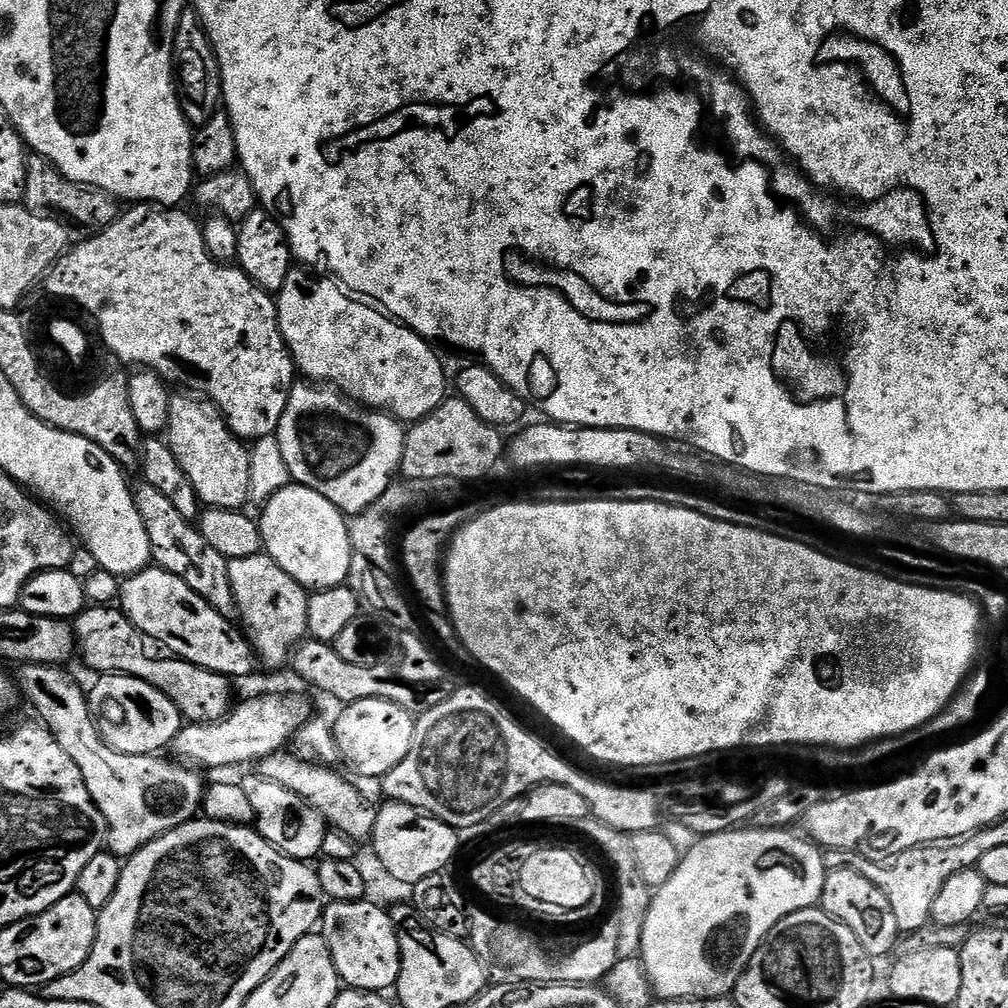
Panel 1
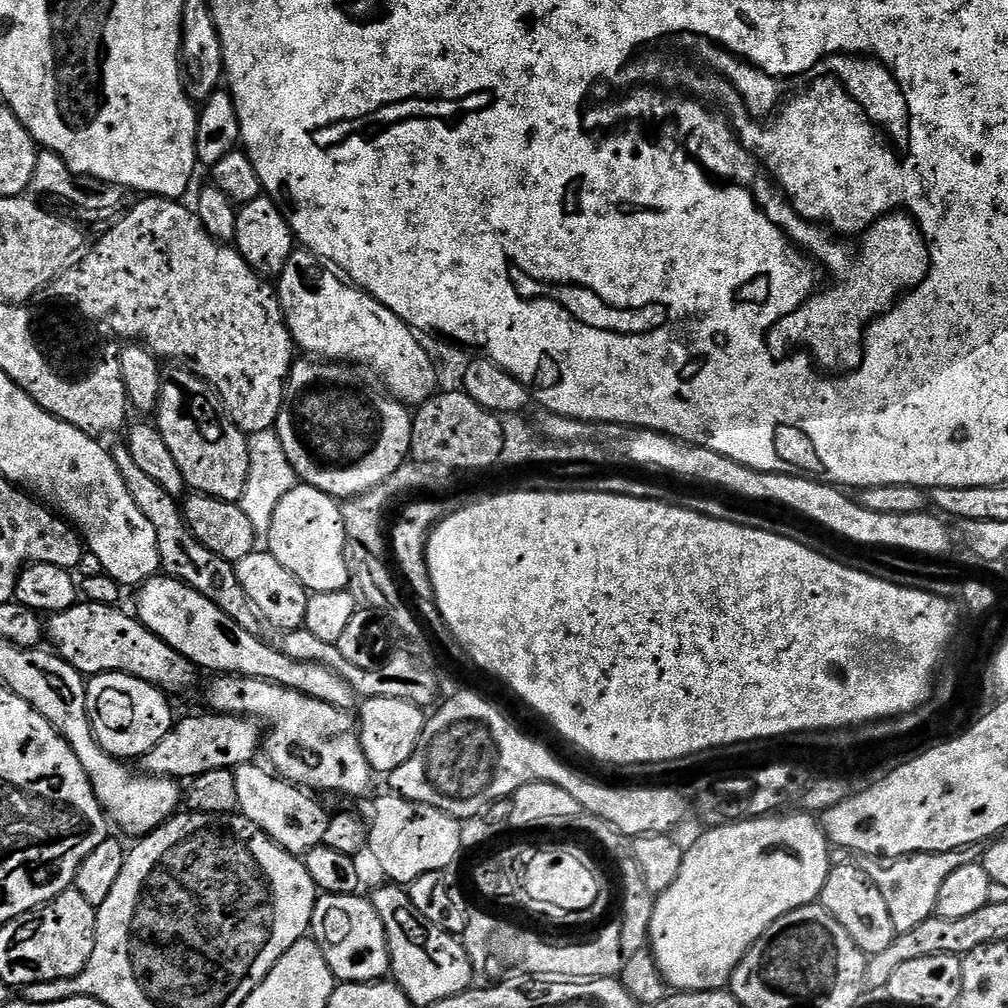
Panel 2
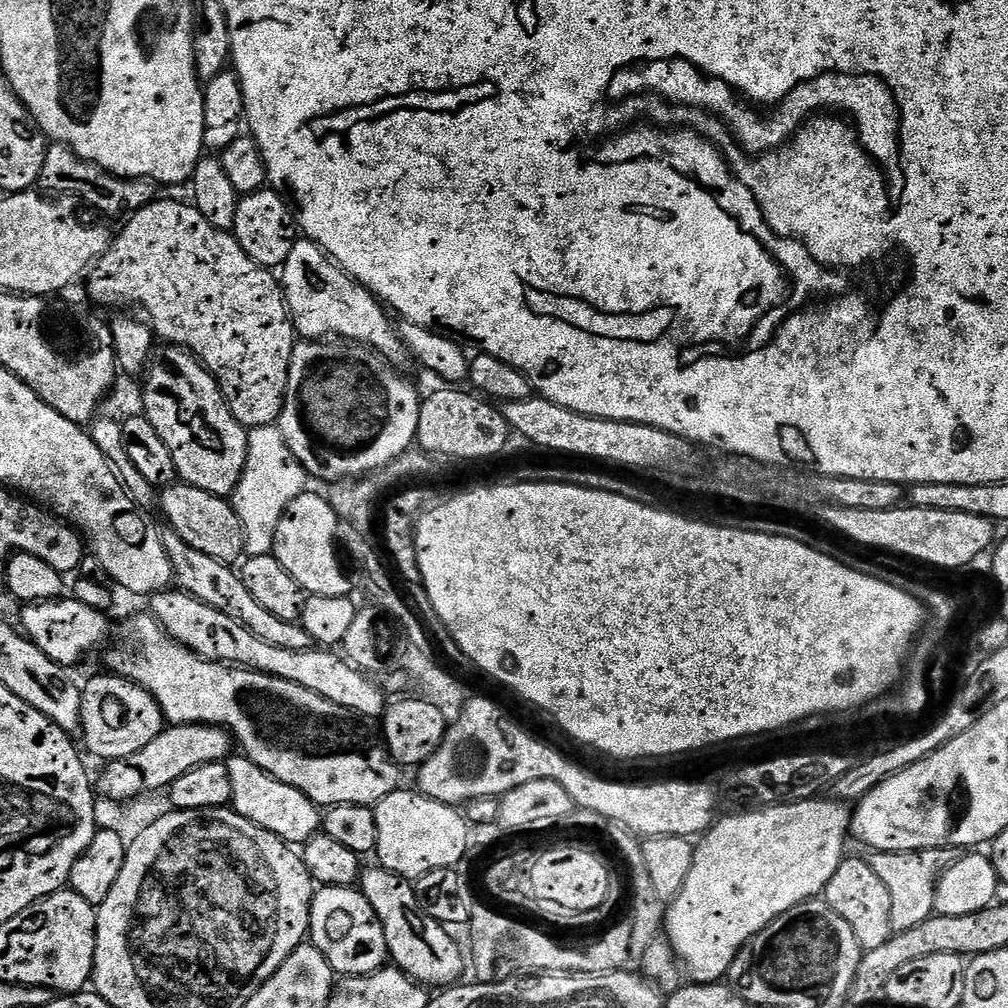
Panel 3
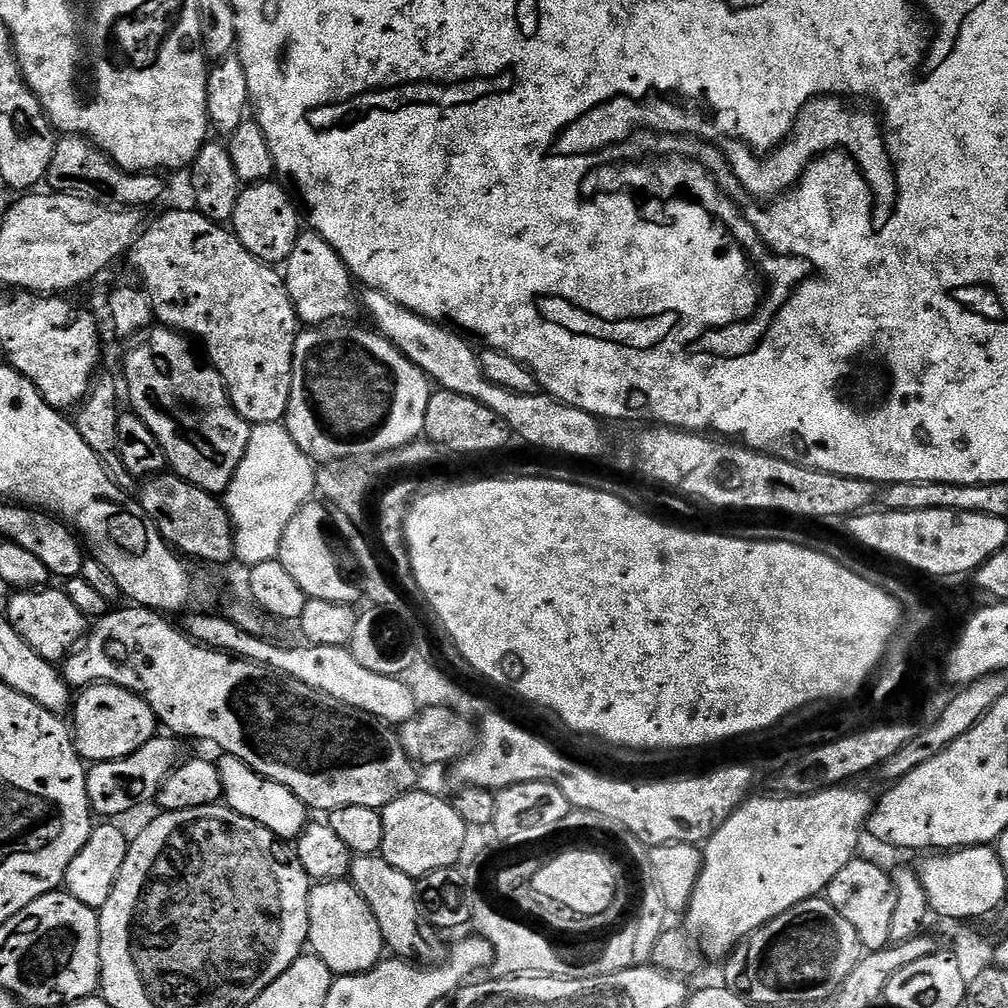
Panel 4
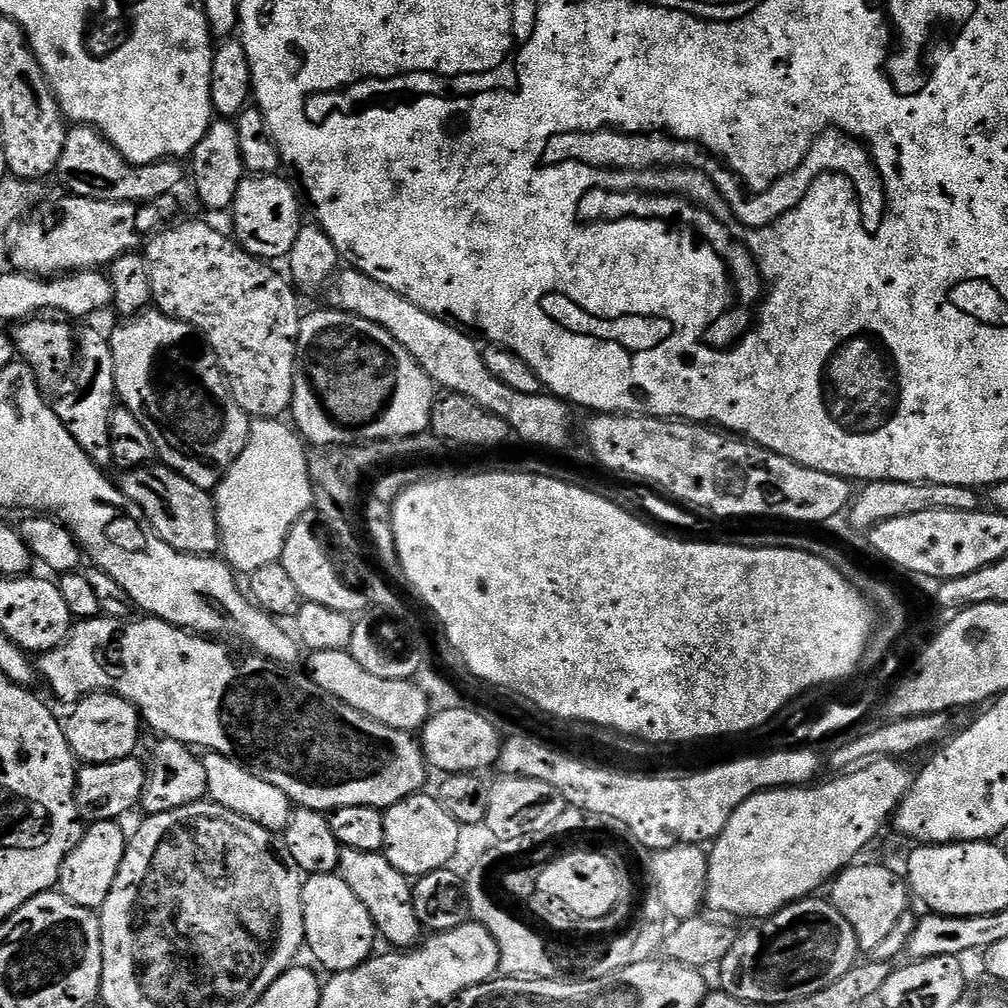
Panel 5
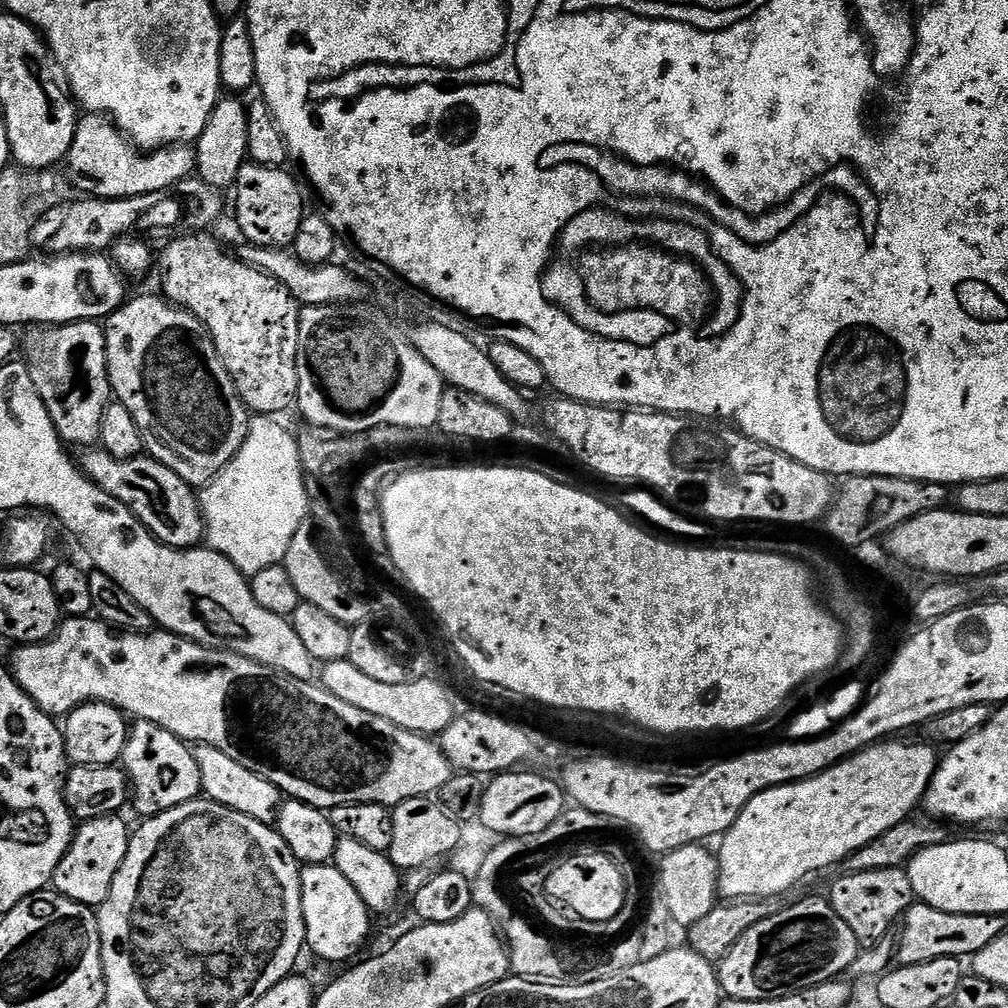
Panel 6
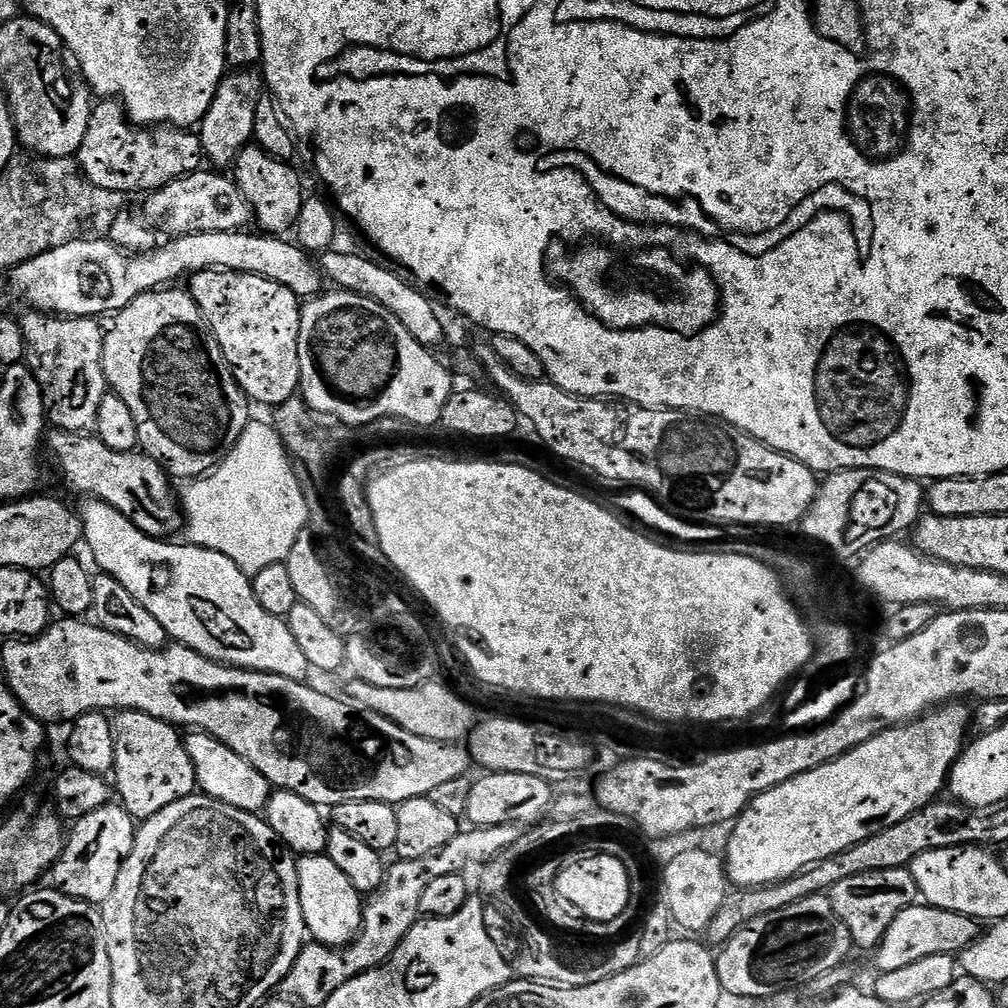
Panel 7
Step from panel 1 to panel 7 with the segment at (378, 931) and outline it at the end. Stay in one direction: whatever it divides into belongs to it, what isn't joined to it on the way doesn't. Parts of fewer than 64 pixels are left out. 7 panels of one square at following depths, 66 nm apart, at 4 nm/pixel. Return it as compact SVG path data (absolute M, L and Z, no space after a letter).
M326 854L300 856L296 873L307 935L315 943L324 944L328 948L343 948L360 933L364 913L362 894Z

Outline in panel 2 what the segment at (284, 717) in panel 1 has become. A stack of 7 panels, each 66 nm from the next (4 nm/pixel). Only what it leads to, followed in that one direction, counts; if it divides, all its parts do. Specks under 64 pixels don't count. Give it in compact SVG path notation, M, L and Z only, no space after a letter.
M207 714L177 719L172 728L142 757L143 771L149 776L166 776L177 782L188 782L210 770L235 769L238 764L251 764L262 748L262 732L251 719L240 714Z

